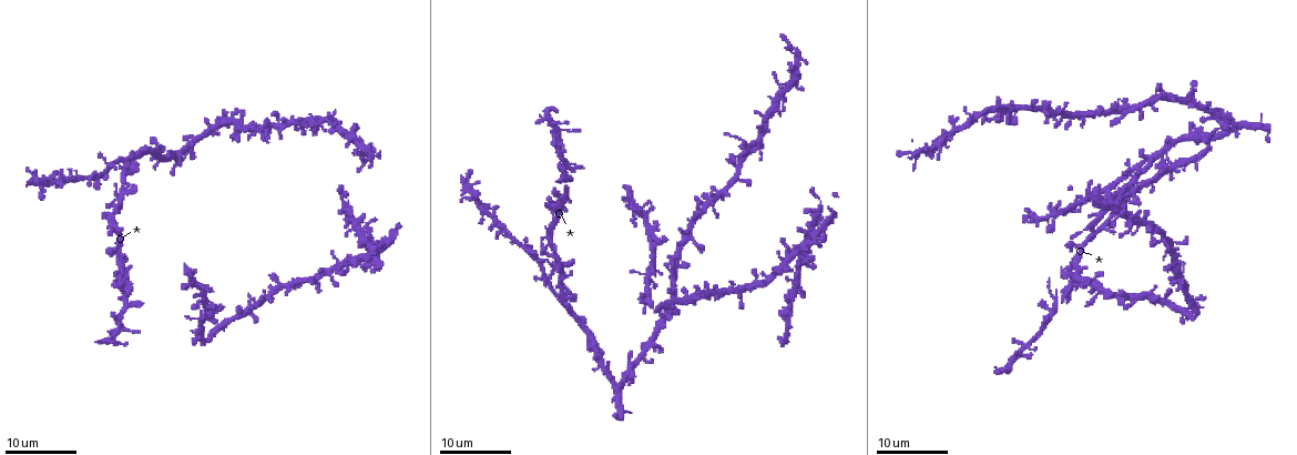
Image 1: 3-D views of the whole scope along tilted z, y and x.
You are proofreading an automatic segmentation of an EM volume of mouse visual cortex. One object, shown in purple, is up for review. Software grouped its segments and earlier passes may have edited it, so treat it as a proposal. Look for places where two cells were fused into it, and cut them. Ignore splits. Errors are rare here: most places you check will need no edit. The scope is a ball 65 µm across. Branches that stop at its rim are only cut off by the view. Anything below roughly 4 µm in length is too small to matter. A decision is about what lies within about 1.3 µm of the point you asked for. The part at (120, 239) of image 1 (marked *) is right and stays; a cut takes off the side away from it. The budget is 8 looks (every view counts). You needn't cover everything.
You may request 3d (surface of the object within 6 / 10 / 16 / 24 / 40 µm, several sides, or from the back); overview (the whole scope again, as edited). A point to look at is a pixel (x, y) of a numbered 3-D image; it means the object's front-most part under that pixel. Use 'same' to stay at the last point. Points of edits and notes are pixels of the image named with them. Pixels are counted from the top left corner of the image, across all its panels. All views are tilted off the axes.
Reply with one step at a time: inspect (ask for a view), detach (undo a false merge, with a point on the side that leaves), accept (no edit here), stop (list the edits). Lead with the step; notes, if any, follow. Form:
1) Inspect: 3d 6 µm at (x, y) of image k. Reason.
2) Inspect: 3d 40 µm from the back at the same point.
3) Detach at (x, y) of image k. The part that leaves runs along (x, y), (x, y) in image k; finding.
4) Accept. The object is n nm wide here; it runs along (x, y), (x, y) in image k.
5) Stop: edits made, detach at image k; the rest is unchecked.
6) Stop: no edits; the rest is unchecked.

Inspect: 3d 16 µm at (1077, 276) of image 1. Looks like a crossing.

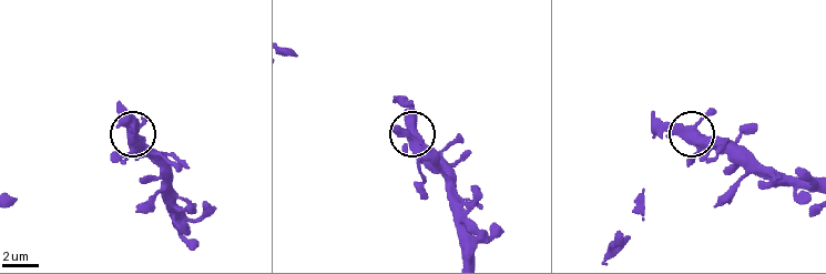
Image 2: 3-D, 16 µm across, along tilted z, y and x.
Inspect: 3d 10 µm at (697, 133) of image 2.

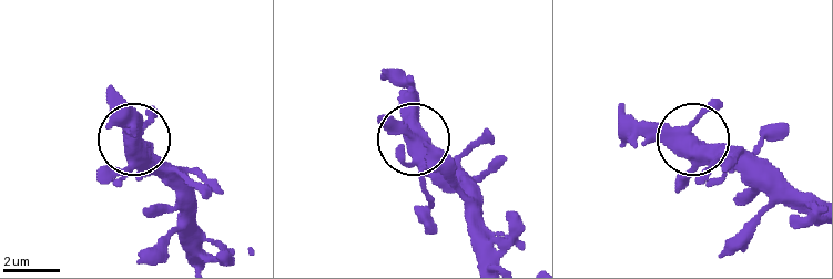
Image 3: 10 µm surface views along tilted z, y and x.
Accept. The object is 510 nm wide here; one cell here.

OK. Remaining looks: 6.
Inspect: 3d 16 µm at (1235, 123) of image 1. Three arms meet.

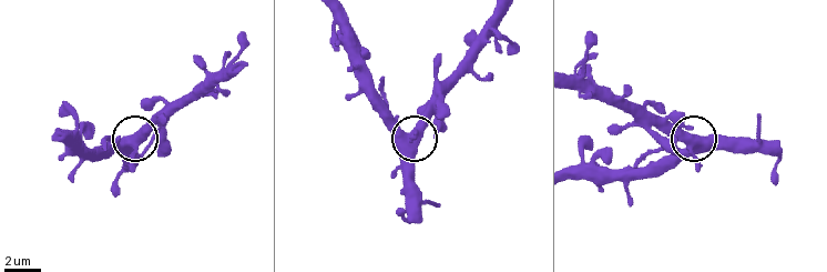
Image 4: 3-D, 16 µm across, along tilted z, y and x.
Inspect: 3d 6 µm at (694, 137) of image 4.

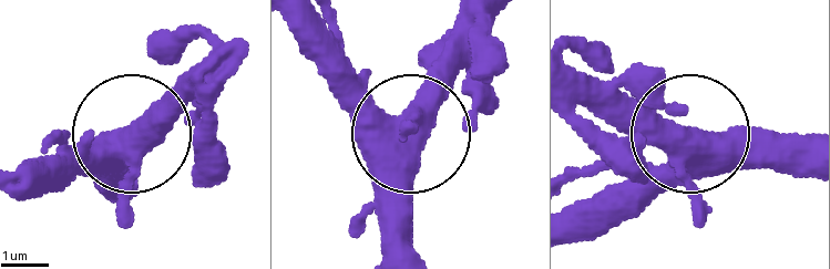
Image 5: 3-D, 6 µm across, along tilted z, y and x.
Accept. The object is 450 nm wide here; it runs along (579, 236), (616, 218), (692, 137), (807, 134) in image 5; all the same cell.

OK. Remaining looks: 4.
Inspect: 3d 24 µm at (126, 306) of image 1. Three-way junction.

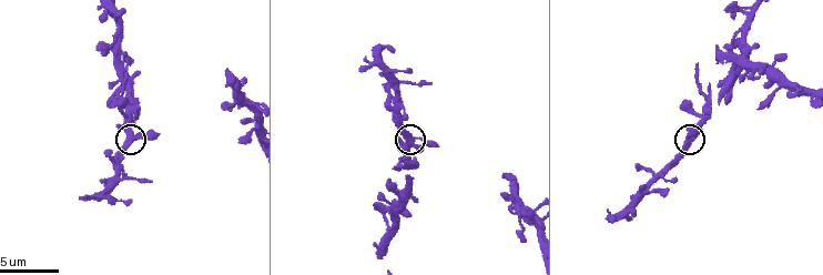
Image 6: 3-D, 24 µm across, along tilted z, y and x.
Inspect: 3d 6 µm at (688, 137) of image 6. Closer look.

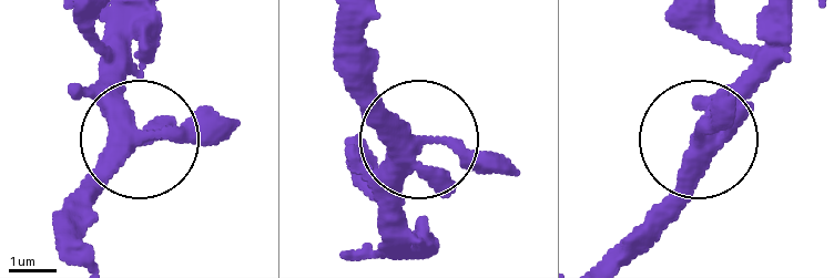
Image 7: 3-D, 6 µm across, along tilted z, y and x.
Accept. 3 arms meet here; continuous, no second cell.

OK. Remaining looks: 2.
Inspect: 3d 24 µm at (316, 124) of image 1. Small branch off a trunk.

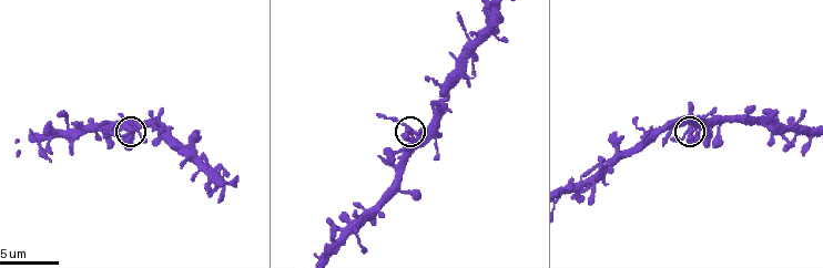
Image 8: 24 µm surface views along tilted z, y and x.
Inspect: 3d 10 µm at (137, 131) of image 8.

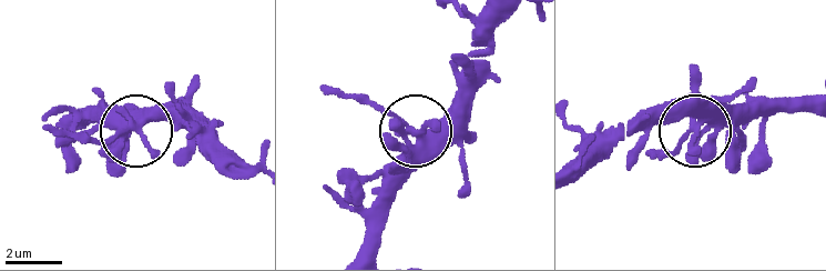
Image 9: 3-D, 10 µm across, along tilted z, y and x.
Accept. It runs along (361, 248), (384, 176), (414, 131), (343, 92) in image 9; one cell here.

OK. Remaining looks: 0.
Stop: no edits; the rest is unchecked.

